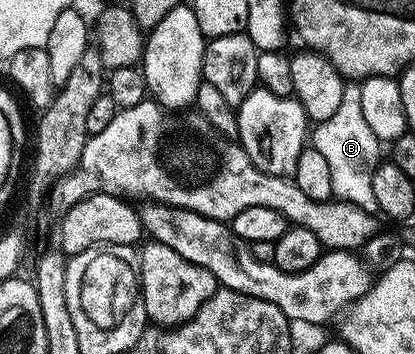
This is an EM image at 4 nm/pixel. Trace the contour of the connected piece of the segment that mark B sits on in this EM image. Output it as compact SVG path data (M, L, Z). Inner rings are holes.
M345 84L342 104L338 106L338 111L334 111L330 119L319 122L311 130L310 145L326 158L326 164L330 166L333 194L339 200L348 201L367 213L375 214L377 208L372 180L376 166L382 161L382 156L380 157L382 142L374 135L374 131L370 131L370 126L362 116L362 95L359 84Z

